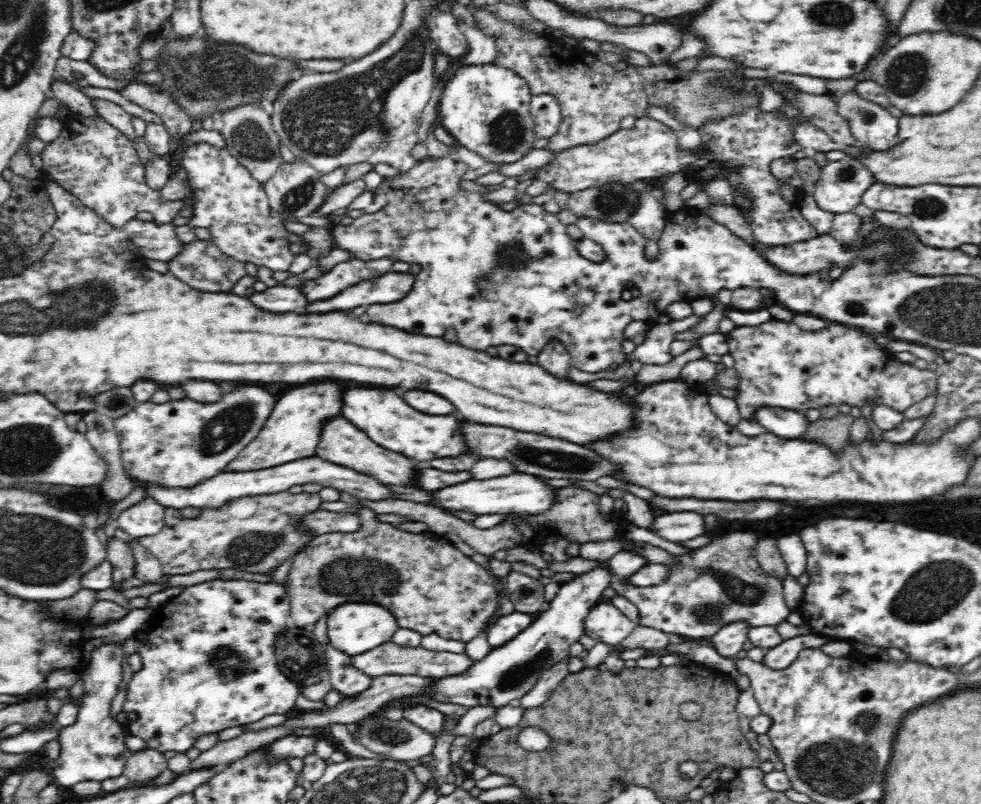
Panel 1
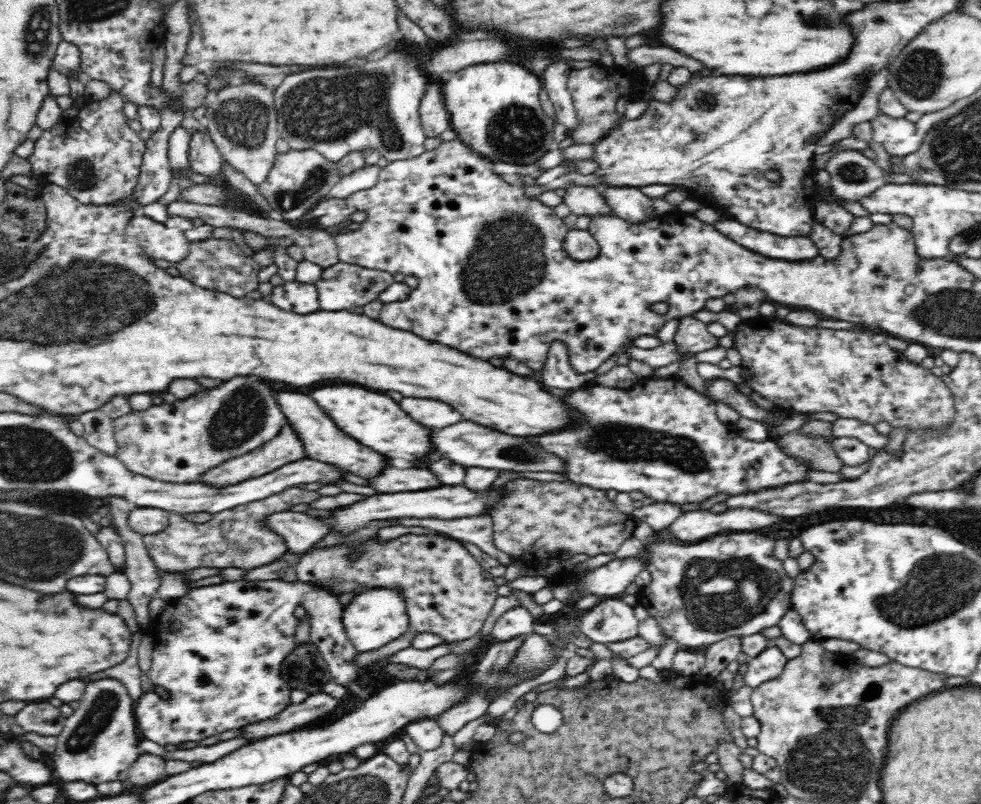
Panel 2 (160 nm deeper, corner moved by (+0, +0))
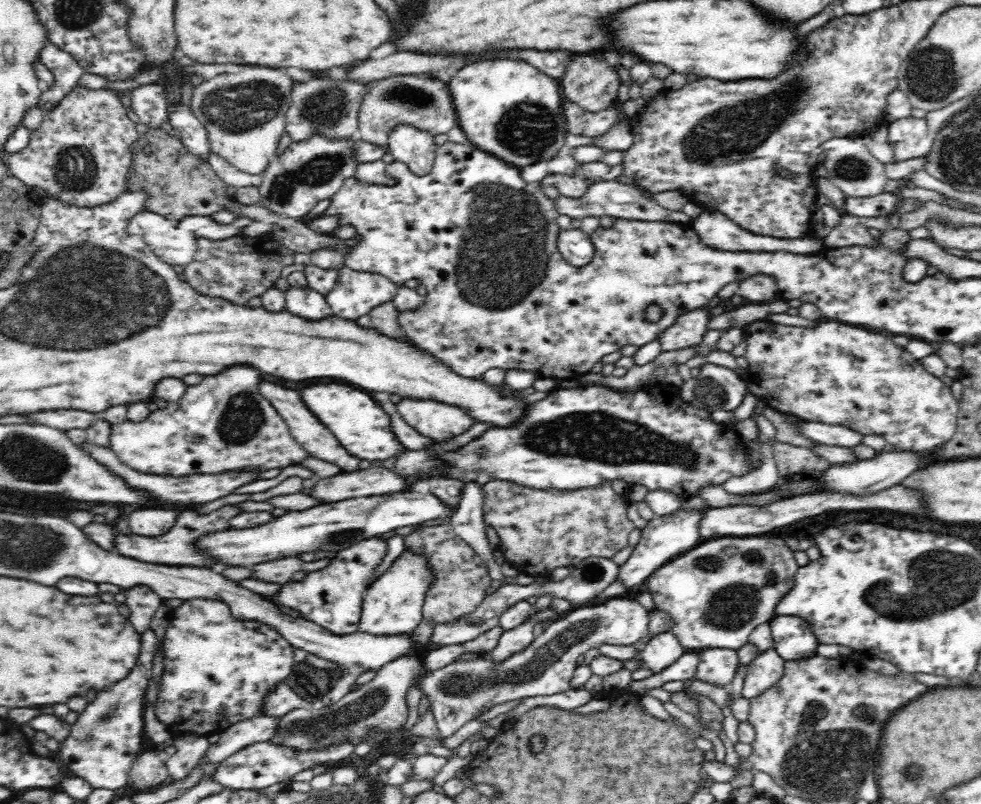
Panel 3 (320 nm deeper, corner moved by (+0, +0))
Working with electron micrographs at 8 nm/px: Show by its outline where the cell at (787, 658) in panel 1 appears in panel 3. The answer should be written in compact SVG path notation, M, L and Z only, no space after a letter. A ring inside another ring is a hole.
M774 647L761 653L747 666L741 691L742 697L750 700L772 688L784 674L786 661Z

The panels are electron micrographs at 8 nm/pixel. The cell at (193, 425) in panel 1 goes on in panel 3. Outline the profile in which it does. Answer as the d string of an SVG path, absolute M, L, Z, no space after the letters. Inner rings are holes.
M248 364L206 376L198 386L188 386L180 400L154 410L142 422L112 425L110 448L134 470L175 477L228 471L258 474L312 457L294 440L270 401L260 396L258 384L260 372Z

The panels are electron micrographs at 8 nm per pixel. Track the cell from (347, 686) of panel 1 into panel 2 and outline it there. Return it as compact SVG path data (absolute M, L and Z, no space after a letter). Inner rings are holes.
M244 579L196 587L186 596L170 600L148 628L154 640L152 668L148 676L154 686L170 692L170 699L164 700L160 694L150 691L137 700L134 712L141 736L168 747L218 736L226 730L240 729L282 712L290 704L291 688L282 678L281 664L297 645L295 629L299 622L294 612L298 612L298 606L308 614L310 642L326 661L332 680L342 686L358 681L365 670L352 663L354 648L344 628L346 605L340 602L340 595L333 592L333 588L311 582Z

